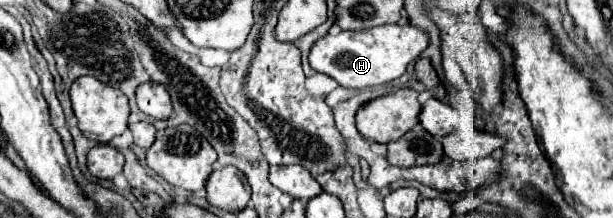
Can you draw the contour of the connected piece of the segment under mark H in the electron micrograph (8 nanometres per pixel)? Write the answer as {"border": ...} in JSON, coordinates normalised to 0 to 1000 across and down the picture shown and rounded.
{"border":[[[628,110],[605,138],[589,147],[556,147],[550,165],[527,165],[520,174],[504,248],[504,294],[514,330],[540,349],[560,404],[602,404],[638,376],[664,321],[664,294],[677,275],[693,220],[700,211],[700,165],[687,128],[670,110]]]}

